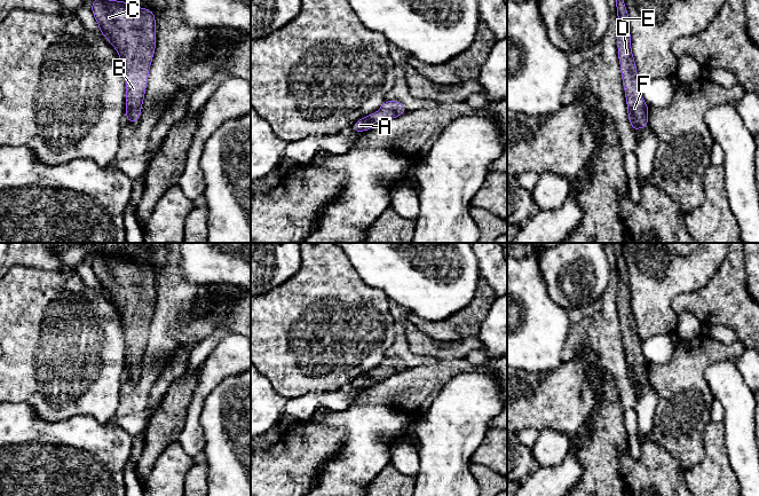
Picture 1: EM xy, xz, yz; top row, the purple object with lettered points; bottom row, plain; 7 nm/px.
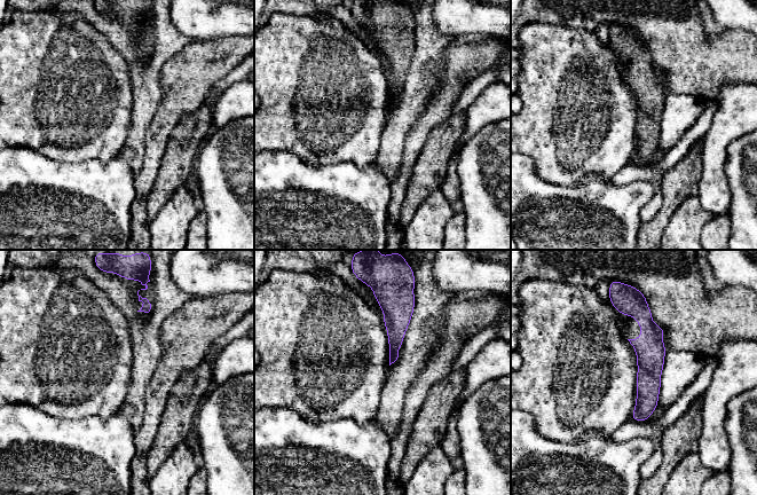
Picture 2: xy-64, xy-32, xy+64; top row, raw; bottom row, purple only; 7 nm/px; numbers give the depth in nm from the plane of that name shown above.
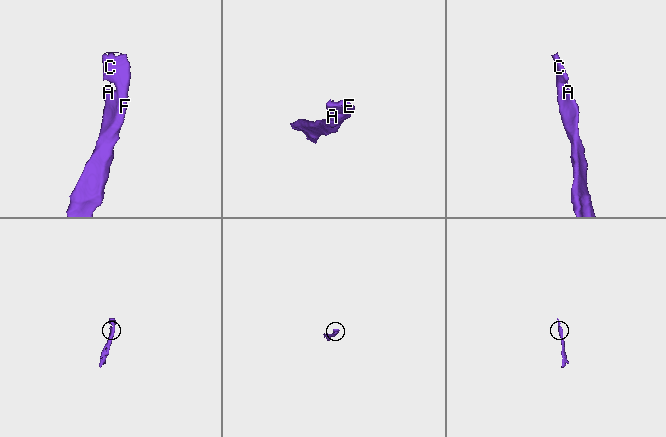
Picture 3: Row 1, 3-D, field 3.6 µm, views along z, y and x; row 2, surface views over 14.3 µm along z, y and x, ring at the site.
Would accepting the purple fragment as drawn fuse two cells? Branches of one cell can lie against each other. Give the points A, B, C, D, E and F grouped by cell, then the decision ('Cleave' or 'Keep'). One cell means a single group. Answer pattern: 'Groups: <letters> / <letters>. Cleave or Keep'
Groups: A B C D E F. Keep

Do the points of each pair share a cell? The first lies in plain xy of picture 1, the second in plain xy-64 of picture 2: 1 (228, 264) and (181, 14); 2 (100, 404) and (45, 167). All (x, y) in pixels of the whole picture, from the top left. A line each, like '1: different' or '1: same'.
1: same
2: different

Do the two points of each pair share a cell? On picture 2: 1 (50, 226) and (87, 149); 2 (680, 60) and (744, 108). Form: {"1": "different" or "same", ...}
{"1": "different", "2": "different"}

